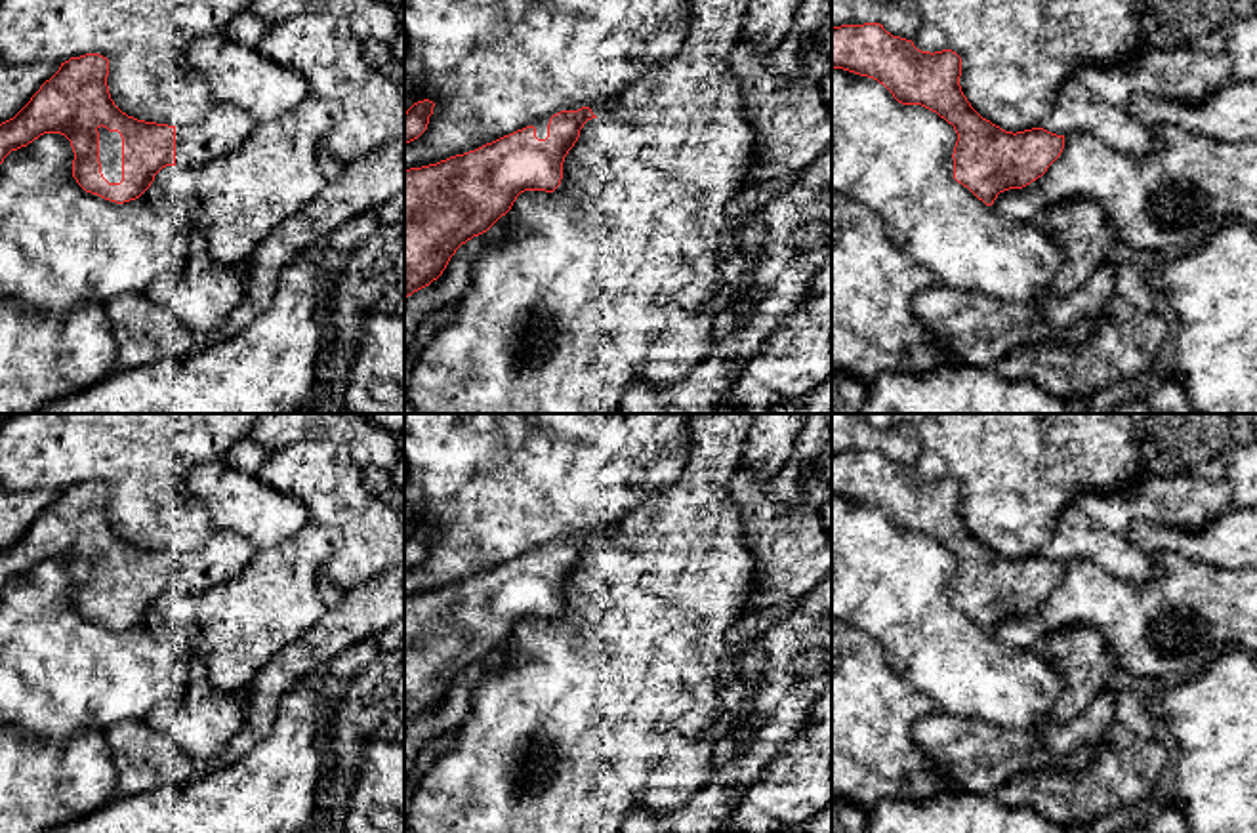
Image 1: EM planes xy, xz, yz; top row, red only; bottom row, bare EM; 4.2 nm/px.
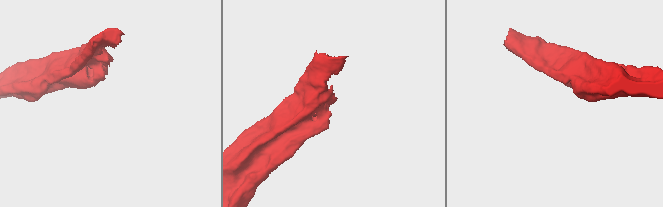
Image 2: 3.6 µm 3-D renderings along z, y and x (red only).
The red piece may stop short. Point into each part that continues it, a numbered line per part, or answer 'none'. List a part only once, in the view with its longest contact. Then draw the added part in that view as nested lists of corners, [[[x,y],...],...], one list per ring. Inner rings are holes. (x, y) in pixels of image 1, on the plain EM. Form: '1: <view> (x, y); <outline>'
1: xy (109, 568); [[[97,555],[101,600],[109,610],[122,608],[122,564],[118,559]]]

